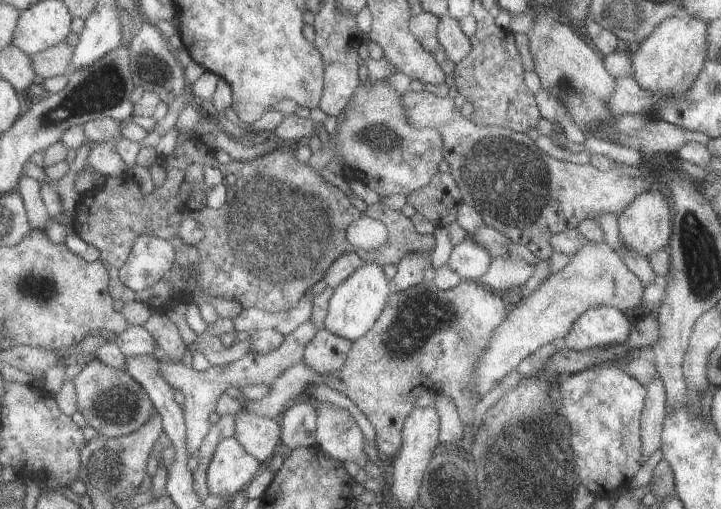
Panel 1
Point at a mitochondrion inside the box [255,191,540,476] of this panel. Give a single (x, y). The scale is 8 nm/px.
(418, 319)

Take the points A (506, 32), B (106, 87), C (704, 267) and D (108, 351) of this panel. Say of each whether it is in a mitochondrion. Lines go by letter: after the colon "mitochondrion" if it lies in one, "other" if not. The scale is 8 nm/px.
A: other
B: mitochondrion
C: mitochondrion
D: other

